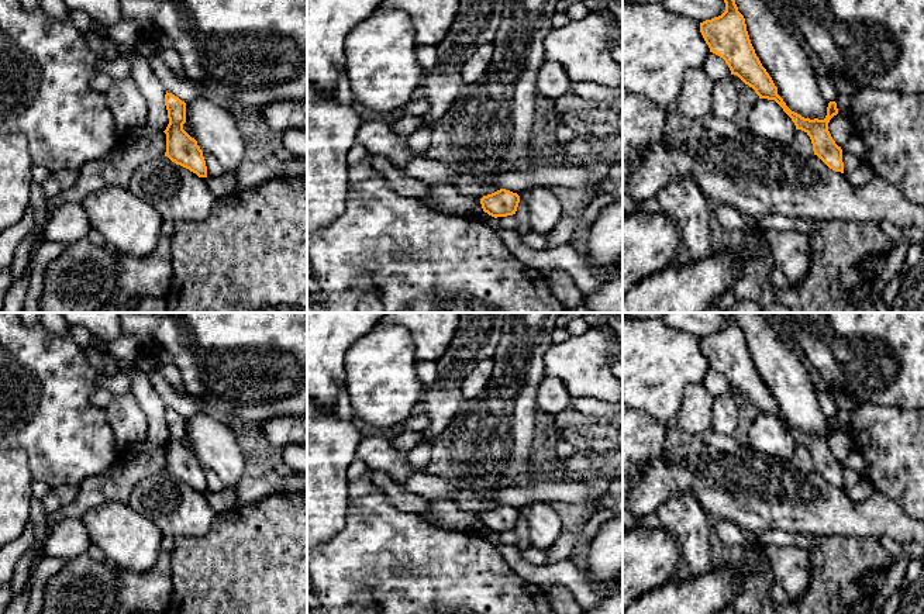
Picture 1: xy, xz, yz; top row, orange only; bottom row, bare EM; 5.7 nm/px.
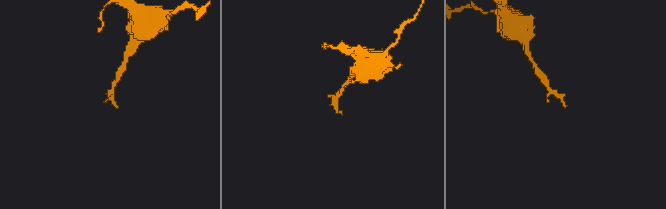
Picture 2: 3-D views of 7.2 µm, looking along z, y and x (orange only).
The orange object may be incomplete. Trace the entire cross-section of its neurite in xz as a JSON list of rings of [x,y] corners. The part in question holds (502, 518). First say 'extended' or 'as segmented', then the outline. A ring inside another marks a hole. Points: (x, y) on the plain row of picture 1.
as segmented; [[[500,504],[480,514],[483,527],[494,534],[516,530],[518,518],[520,511],[506,504]]]

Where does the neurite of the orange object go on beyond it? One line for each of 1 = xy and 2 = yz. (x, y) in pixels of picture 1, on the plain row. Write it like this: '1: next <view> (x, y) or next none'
1: next none
2: next none

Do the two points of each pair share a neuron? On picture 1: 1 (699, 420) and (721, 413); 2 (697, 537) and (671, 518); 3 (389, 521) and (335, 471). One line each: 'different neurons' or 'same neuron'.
1: different neurons
2: same neuron
3: different neurons

